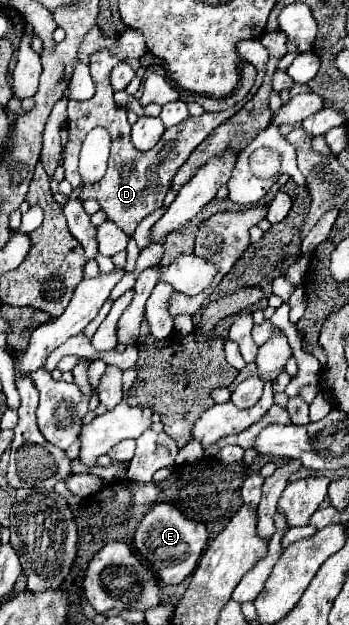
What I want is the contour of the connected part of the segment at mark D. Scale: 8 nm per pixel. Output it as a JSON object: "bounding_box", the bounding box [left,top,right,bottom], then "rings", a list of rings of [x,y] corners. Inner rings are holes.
{"bounding_box":[64,29,244,235],"rings":[[[126,29],[124,35],[118,37],[120,45],[114,49],[104,49],[98,51],[90,57],[90,75],[96,85],[96,95],[88,101],[68,101],[68,133],[70,139],[64,147],[64,169],[66,169],[66,179],[72,183],[72,189],[78,191],[78,201],[86,199],[96,199],[100,203],[100,209],[108,215],[112,223],[116,223],[126,235],[132,235],[138,223],[150,215],[152,211],[162,207],[162,201],[170,189],[174,173],[182,167],[182,163],[190,157],[190,153],[226,119],[230,119],[236,111],[244,107],[244,101],[236,103],[234,107],[220,111],[220,113],[202,113],[200,117],[186,117],[182,123],[170,127],[164,131],[162,139],[146,153],[138,151],[132,141],[130,141],[130,123],[126,121],[126,111],[116,107],[112,95],[112,85],[110,85],[110,71],[116,67],[126,57],[142,57],[146,53],[144,47],[144,37],[134,31]],[[94,127],[104,127],[112,135],[112,155],[108,161],[108,171],[106,175],[95,184],[82,185],[80,175],[78,175],[78,151],[82,146],[84,137],[94,129]]]}

